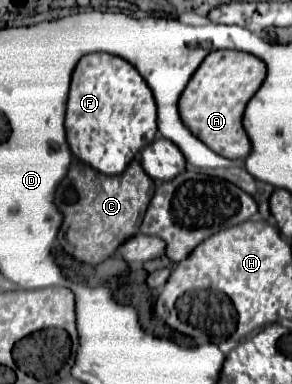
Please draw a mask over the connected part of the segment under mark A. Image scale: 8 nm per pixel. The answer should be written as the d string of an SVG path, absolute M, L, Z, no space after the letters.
M217 50L211 52L197 72L191 76L189 84L179 98L179 114L183 124L197 136L205 146L225 158L247 158L251 152L251 142L243 130L241 118L247 102L259 90L265 80L265 64L247 52L237 50Z

